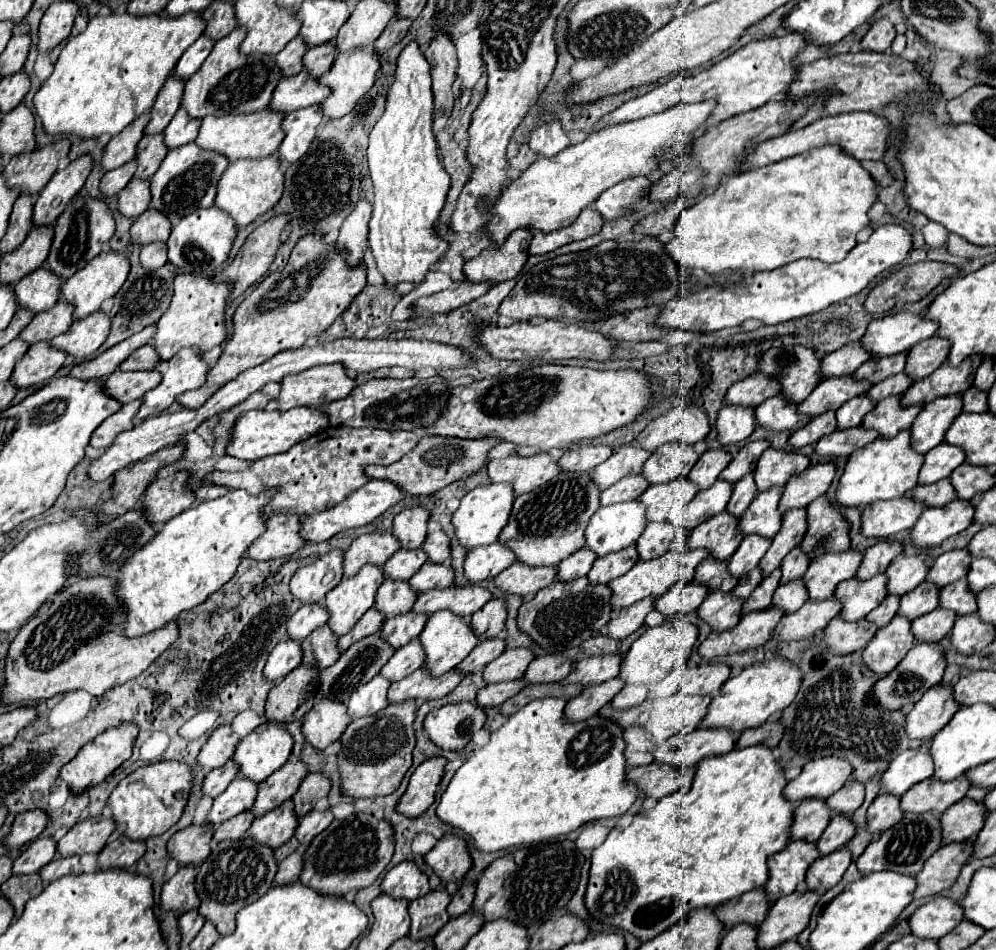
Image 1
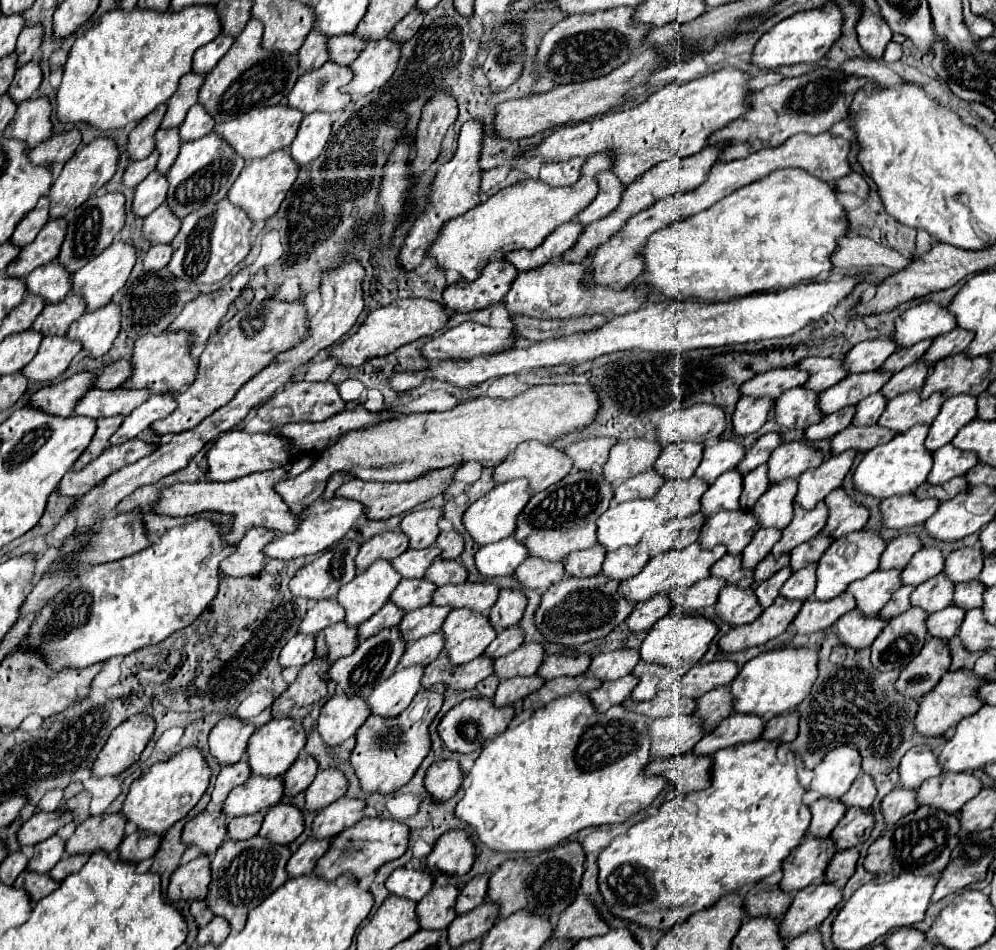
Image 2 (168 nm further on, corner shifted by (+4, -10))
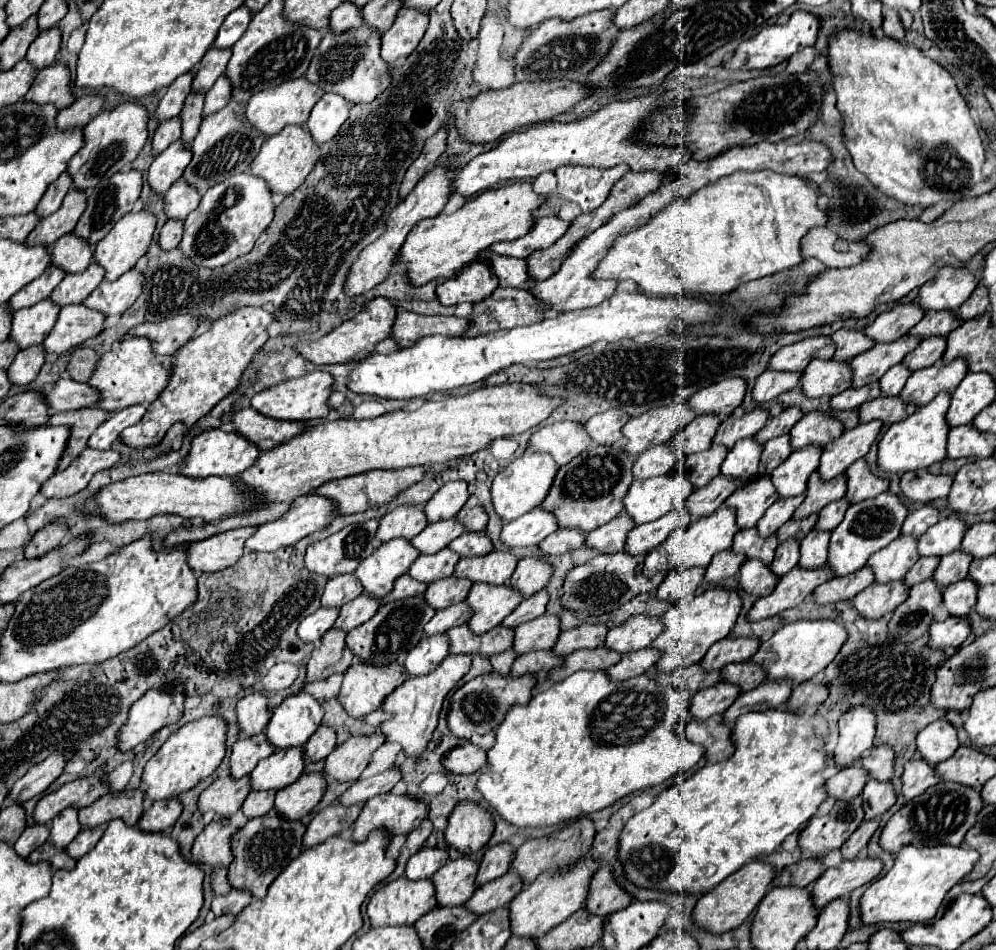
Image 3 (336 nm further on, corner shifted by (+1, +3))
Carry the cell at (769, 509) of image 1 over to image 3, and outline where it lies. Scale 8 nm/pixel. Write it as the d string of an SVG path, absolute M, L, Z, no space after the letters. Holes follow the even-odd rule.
M821 445L793 451L793 455L771 473L779 497L795 497L805 493L809 475L819 467L821 451L823 451Z

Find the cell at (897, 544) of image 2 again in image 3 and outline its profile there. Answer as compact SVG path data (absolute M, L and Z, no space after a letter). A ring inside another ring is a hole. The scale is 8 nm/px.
M927 503L915 511L909 513L909 517L903 523L901 535L913 535L913 537L921 537L931 525L935 525L939 521L939 511Z

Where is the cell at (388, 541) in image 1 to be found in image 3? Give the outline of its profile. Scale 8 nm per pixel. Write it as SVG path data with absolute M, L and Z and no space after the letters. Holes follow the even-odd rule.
M399 505L393 511L389 511L385 517L379 521L377 529L377 541L385 543L395 537L403 539L413 539L425 529L425 513L417 505Z

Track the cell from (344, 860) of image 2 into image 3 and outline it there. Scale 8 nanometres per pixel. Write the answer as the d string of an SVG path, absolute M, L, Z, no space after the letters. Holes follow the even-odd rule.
M381 793L367 801L359 819L355 821L353 839L363 841L371 829L385 827L391 835L411 833L427 817L429 805L423 799L411 799L407 795Z

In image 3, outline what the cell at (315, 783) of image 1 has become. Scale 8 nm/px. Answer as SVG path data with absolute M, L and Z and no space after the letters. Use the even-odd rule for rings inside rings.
M383 733L355 735L345 743L337 745L335 751L325 759L325 775L335 781L355 781L369 763L371 753L385 743Z

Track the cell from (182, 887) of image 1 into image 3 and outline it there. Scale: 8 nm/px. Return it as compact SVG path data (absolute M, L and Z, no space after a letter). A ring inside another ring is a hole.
M231 819L211 821L193 843L193 861L207 865L229 865L233 861L231 837L237 833L237 827L231 825Z

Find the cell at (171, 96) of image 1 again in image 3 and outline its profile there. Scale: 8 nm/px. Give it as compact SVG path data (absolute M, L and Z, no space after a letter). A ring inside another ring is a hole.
M211 47L207 51L207 55L201 59L199 69L195 71L193 89L195 91L207 91L207 89L211 89L213 83L225 73L229 59L231 59L231 49Z

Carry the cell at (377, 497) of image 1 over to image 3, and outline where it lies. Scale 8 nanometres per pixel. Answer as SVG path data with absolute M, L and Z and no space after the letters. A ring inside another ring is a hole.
M315 493L301 495L301 497L297 497L297 499L291 503L289 511L287 511L283 517L271 521L271 523L259 525L257 531L245 541L245 547L247 547L249 551L267 553L267 551L277 551L277 549L281 549L281 547L295 545L297 541L301 541L301 539L307 537L309 533L315 533L315 531L323 529L335 515L337 515L337 513L335 513L335 507L329 503L329 499L323 499L323 497L315 495Z

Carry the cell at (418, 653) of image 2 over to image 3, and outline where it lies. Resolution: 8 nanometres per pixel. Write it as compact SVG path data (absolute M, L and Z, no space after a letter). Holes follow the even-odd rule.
M459 601L455 605L449 605L441 611L437 611L437 615L427 623L425 627L425 635L435 635L435 633L445 633L451 627L463 625L467 623L467 619L471 619L473 611L465 601Z

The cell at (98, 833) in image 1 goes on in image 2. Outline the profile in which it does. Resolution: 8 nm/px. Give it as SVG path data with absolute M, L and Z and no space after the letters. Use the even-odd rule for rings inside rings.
M100 814L84 820L76 826L74 836L66 842L66 852L70 856L76 854L94 854L96 850L104 850L112 854L122 838L124 838L124 816L120 814Z

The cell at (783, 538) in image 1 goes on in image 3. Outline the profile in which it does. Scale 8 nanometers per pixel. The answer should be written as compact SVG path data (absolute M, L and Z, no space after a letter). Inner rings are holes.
M815 471L807 483L807 497L797 507L793 517L803 519L803 517L809 517L811 513L819 513L821 507L825 507L831 501L837 501L839 497L845 495L845 491L847 491L847 475L845 473L837 475L831 481L821 481L821 475Z

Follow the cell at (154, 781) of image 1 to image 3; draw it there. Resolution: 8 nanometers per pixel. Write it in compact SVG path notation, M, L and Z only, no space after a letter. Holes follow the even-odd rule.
M205 715L179 727L147 763L141 783L145 795L153 801L159 801L177 797L183 791L195 787L201 779L211 775L219 767L221 759L225 757L225 741L227 721L219 715Z

